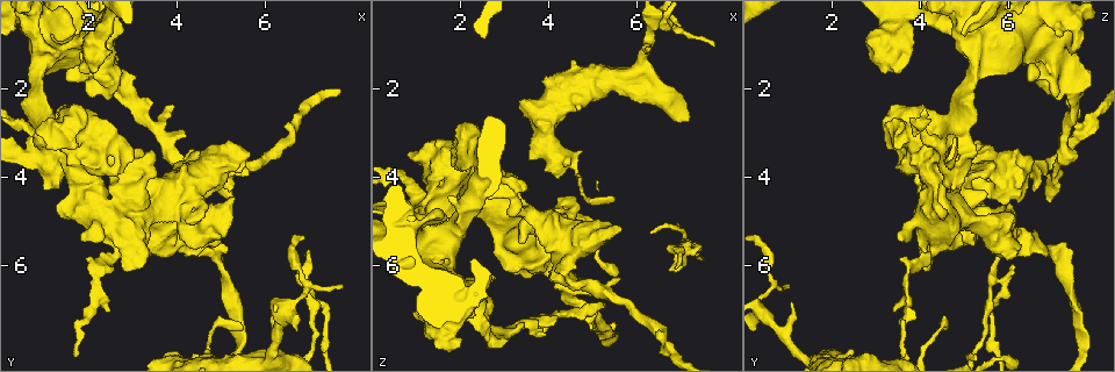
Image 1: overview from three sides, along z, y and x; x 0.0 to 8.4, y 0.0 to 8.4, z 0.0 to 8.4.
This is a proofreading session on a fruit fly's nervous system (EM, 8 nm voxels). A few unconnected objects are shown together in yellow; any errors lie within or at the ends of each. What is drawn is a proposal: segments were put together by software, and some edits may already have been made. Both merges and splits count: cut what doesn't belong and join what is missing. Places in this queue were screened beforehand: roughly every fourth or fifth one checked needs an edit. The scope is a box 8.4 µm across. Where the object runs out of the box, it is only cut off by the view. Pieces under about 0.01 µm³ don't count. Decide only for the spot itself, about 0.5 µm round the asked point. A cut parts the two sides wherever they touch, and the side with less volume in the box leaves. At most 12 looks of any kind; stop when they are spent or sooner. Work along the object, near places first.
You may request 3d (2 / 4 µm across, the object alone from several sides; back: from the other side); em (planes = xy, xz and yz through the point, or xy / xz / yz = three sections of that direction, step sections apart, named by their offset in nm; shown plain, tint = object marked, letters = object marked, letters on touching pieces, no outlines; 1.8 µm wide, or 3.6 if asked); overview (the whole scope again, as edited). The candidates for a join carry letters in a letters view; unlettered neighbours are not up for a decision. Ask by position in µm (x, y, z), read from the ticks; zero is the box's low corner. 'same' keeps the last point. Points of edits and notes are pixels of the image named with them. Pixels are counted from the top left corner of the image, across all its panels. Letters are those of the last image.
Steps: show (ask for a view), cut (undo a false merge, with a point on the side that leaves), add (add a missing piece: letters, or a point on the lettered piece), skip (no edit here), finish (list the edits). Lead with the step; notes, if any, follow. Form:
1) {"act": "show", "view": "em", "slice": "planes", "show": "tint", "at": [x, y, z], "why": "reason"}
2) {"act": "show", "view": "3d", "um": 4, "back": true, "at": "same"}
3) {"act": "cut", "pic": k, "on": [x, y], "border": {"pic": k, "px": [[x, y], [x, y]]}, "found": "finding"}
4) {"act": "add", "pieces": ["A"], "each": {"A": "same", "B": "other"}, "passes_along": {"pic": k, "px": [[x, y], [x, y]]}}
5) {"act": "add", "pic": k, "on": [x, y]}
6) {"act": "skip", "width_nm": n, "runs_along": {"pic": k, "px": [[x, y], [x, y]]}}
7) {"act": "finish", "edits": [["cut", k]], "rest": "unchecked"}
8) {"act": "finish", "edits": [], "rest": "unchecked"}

{"act": "show", "view": "em", "slice": "planes", "show": "letters", "at": [6.30, 6.85, 1.05], "why": "an open end"}

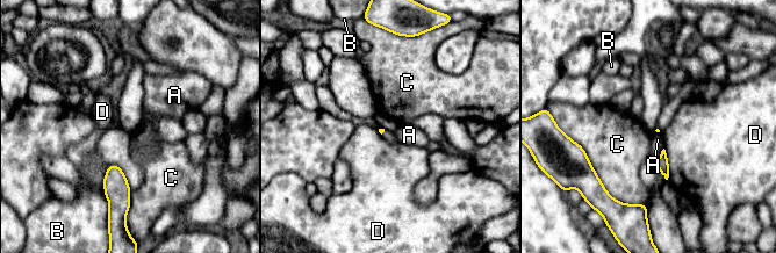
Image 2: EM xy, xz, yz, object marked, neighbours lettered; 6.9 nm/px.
{"act": "skip", "longest_contact_nm": ["C", 480], "each": {"A": "other", "B": "other", "C": "other", "D": "other"}, "found": "none of them fits"}

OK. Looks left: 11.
{"act": "show", "view": "em", "slice": "xy", "step": 16, "show": "letters", "at": [2.85, 6.10, 4.05], "why": "free end"}

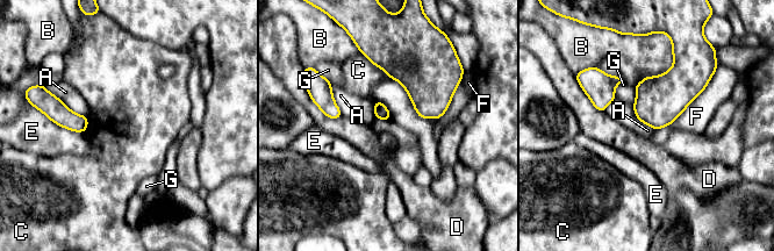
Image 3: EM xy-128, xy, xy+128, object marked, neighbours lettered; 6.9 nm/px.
{"act": "skip", "longest_contact_nm": ["F", 550], "each": {"A": "other", "B": "other", "C": "other", "D": "other", "E": "other", "F": "other", "G": "other"}, "found": "no lettered piece goes on from it"}

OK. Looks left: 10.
{"act": "show", "view": "3d", "um": 4, "at": [3.60, 4.40, 4.85], "why": "a narrow waist"}

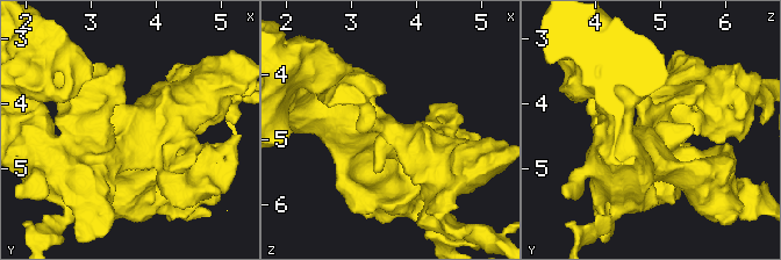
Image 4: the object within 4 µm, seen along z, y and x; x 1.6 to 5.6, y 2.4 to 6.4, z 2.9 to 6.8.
{"act": "show", "view": "em", "slice": "planes", "show": "letters", "at": [3.60, 4.40, 4.90]}

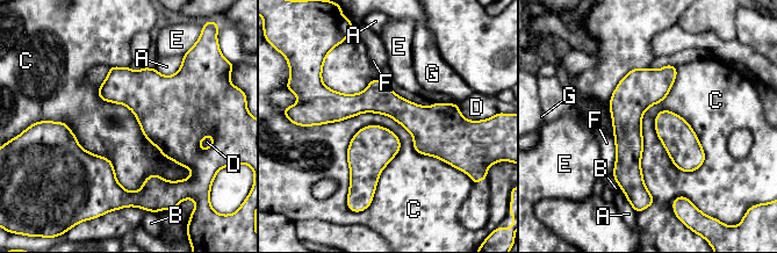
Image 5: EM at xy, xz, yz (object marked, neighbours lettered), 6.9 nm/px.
{"act": "skip", "each": {"A": "other", "B": "other", "C": "other", "D": "other", "E": "other", "F": "other", "G": "other"}, "border": {"pic": 5, "px": [[374, 123], [400, 151], [372, 202]]}, "found": "one neuron here"}

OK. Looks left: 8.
{"act": "show", "view": "em", "slice": "xz", "step": 4, "show": "letters", "at": [0.75, 0.70, 5.30], "why": "touches itself"}

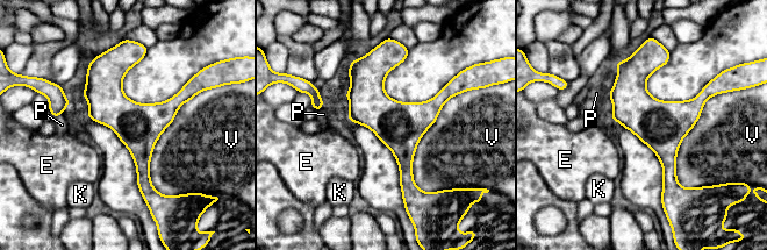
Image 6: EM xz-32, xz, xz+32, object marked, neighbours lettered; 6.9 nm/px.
{"act": "show", "view": "em", "slice": "yz", "step": 4, "show": "letters", "at": "same", "why": "another direction"}

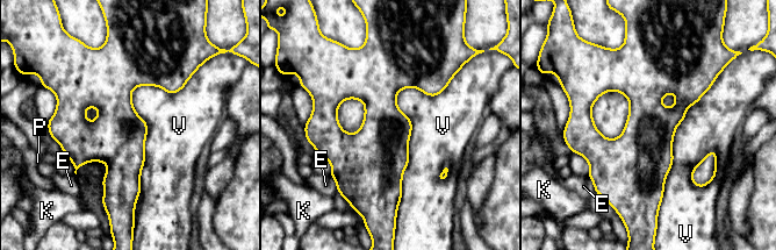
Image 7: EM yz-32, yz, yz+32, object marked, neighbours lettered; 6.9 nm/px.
{"act": "skip", "each": {"E": "other", "K": "other", "P": "other", "V": "other"}, "border": {"pic": 7, "px": [[453, 77], [396, 208]]}, "found": "all the same neuron"}

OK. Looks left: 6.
{"act": "show", "view": "3d", "um": 2, "back": true, "at": [6.85, 6.00, 6.10], "why": "branch stops here"}

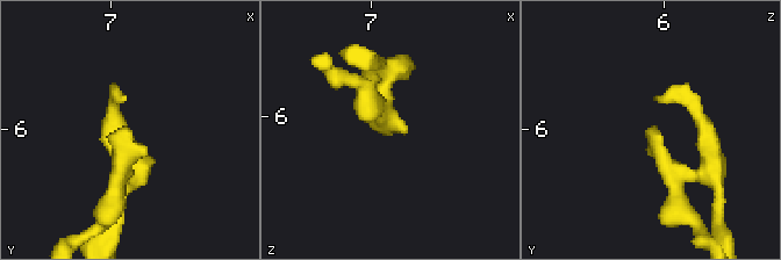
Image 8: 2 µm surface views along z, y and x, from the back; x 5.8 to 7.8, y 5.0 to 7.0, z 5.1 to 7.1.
{"act": "show", "view": "em", "slice": "planes", "show": "letters", "at": [6.88, 5.98, 6.12], "why": "now the EM"}

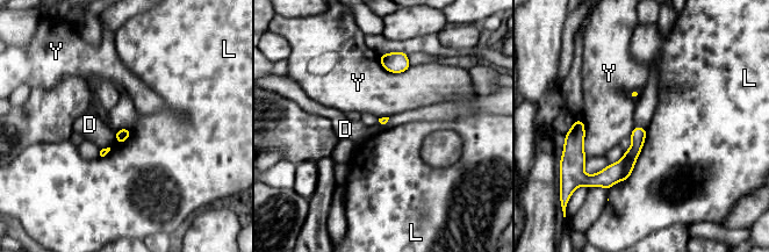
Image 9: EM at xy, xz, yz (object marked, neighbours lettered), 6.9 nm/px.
{"act": "cut", "pic": 9, "on": [638, 136], "each": {"D": "other", "L": "other", "Y": "other"}, "part_leaving": {"pic": 9, "px": [[638, 129], [638, 142], [625, 174]]}, "found": "a second neuron is stuck on"}

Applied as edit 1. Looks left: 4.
{"act": "finish", "edits": [["cut", 9]], "rest": "unchecked"}

